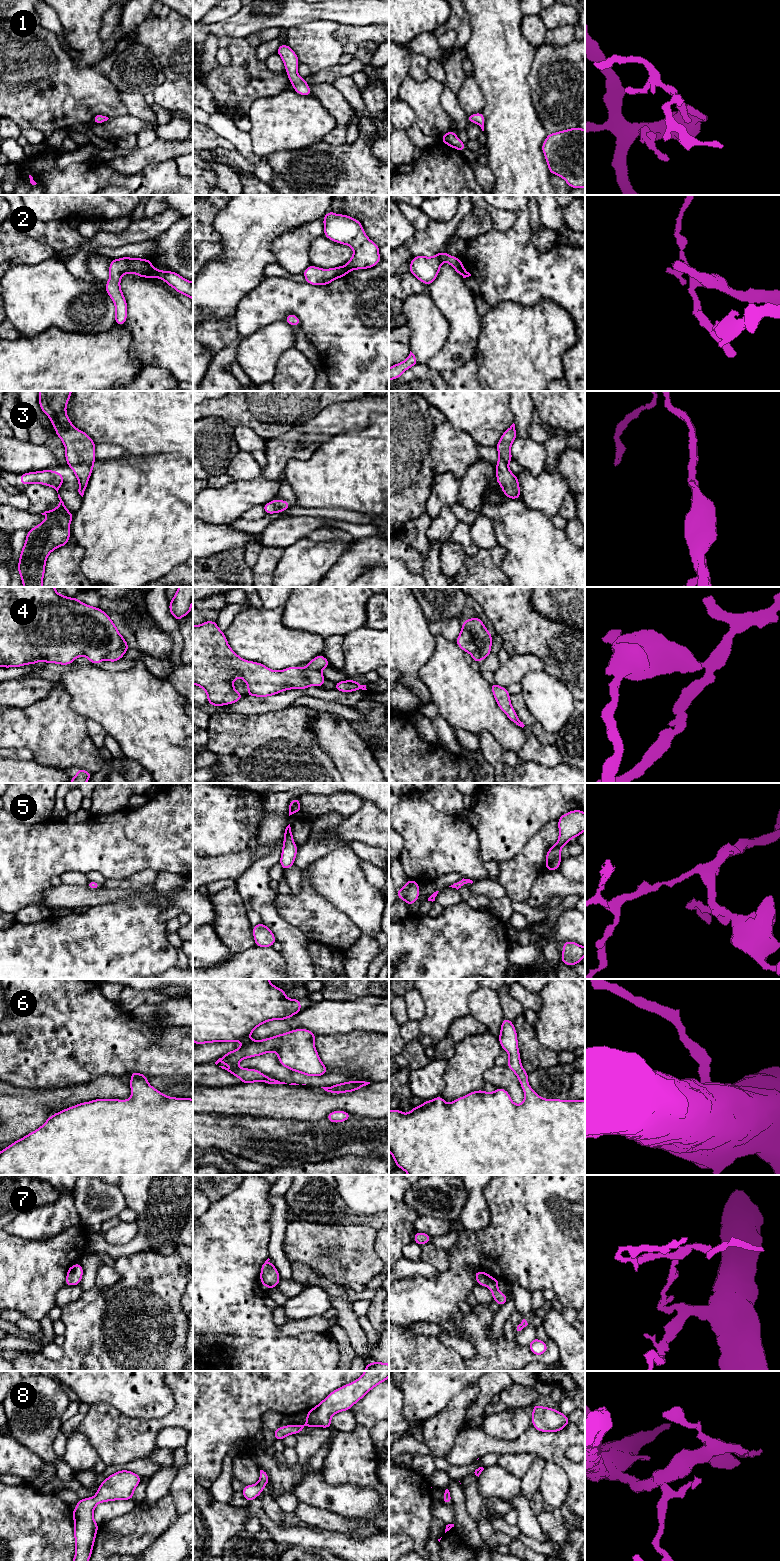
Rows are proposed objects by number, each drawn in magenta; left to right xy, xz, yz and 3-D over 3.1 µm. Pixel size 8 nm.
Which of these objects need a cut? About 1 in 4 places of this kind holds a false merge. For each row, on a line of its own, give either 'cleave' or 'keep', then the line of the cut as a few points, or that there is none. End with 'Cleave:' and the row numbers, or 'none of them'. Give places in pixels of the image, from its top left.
1: keep | no cut
2: cleave | xy (151, 267), (153, 275)
3: keep | no cut
4: cleave | xz (319, 670), (305, 671), (305, 677), (310, 684)
5: keep | no cut
6: keep | no cut
7: keep | no cut
8: keep | no cut
Cleave: 2, 4

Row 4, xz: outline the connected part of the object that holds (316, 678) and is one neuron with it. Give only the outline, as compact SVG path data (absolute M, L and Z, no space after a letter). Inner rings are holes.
M306 670L305 677L310 681L310 685L321 687L326 679L320 671Z

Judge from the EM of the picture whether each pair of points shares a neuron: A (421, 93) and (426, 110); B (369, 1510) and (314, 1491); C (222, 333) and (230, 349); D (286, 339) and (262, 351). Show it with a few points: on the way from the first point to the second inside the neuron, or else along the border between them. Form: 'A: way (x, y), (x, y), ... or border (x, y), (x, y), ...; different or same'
A: way (423, 97), (426, 106); same
B: way (355, 1503), (328, 1497); same
C: border (239, 336), (225, 344), (215, 354); different
D: way (280, 339), (274, 339), (268, 345); same

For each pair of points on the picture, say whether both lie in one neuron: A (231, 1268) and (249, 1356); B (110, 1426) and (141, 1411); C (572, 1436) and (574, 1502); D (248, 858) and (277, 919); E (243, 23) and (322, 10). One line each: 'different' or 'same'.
A: same
B: different
C: same
D: different
E: same

